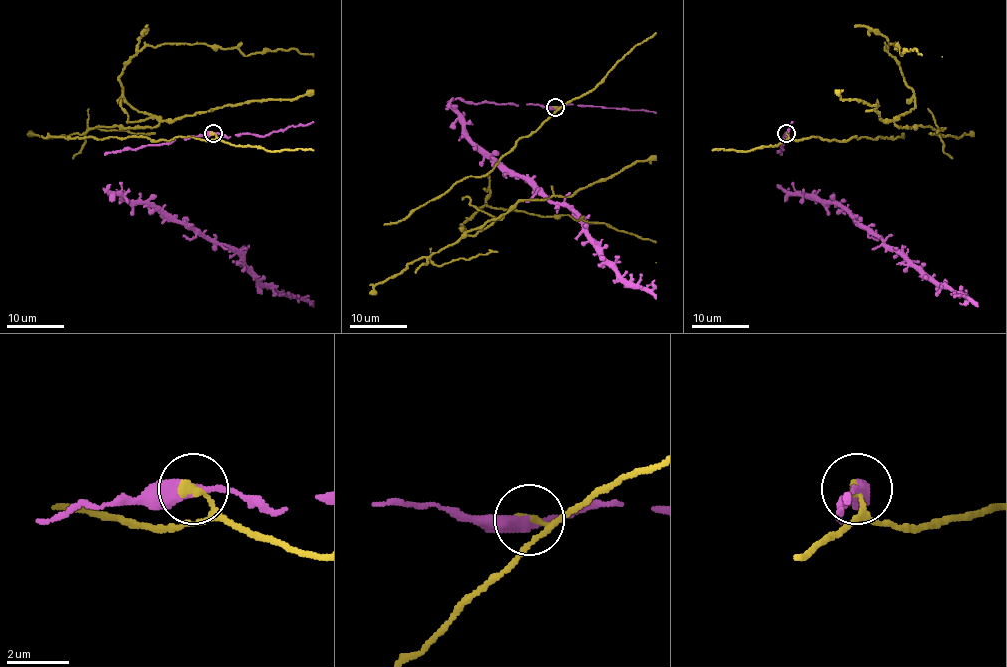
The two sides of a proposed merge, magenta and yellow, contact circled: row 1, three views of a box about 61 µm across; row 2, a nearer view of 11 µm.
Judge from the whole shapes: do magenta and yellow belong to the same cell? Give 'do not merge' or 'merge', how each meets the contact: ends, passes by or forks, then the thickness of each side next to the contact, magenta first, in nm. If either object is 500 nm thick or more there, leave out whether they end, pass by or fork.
do not merge; magenta passes by; yellow ends there; 380 nm thick on the magenta side, 240 nm on the other

